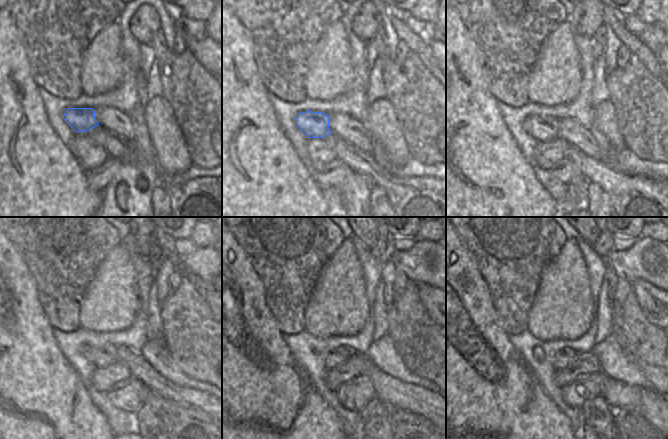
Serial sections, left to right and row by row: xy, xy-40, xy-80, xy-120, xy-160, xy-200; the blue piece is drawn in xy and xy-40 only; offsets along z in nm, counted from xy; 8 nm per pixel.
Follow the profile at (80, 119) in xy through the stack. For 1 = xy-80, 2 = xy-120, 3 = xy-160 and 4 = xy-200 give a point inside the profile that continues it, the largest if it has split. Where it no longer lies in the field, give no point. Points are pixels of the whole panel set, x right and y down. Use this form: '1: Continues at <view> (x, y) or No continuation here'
1: Continues at xy-80 (546, 129)
2: Continues at xy-120 (102, 357)
3: Continues at xy-160 (339, 355)
4: Continues at xy-200 (562, 359).

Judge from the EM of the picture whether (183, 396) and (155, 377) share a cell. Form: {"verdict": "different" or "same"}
{"verdict": "same"}

